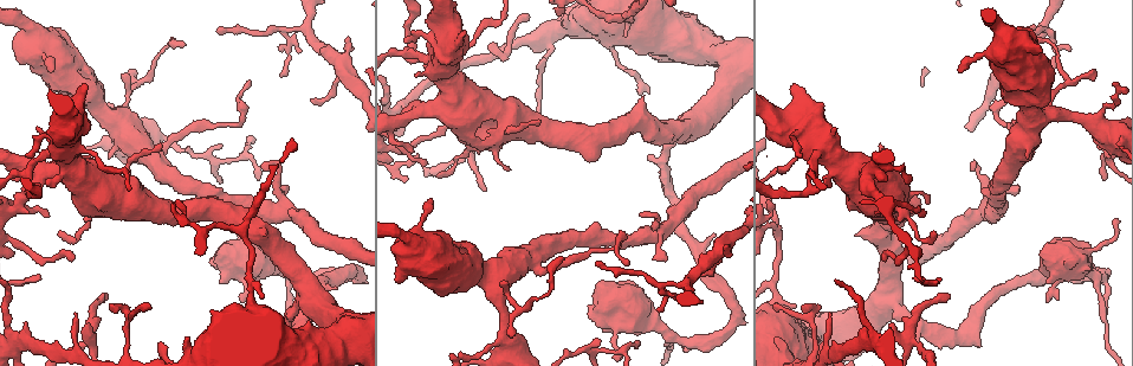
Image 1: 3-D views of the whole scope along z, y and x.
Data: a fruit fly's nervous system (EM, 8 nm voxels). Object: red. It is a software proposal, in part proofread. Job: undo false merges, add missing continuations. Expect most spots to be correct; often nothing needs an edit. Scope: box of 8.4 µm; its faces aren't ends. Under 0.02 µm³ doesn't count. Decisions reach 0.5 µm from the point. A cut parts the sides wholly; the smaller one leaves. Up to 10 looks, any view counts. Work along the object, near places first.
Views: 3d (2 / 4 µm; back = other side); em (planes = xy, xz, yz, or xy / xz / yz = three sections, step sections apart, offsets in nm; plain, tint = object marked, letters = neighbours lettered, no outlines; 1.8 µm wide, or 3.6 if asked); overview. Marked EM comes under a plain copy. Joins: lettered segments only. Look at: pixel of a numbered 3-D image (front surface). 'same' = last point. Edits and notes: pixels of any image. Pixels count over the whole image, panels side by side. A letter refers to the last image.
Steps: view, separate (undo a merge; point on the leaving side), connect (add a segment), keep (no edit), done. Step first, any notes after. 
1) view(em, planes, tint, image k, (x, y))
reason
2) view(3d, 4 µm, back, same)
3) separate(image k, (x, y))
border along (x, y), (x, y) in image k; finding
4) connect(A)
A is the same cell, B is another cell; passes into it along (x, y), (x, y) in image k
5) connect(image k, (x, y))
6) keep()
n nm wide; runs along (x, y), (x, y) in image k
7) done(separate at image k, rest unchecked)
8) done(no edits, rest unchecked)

view(3d, 2 µm, back, image 1, (890, 323))
free end

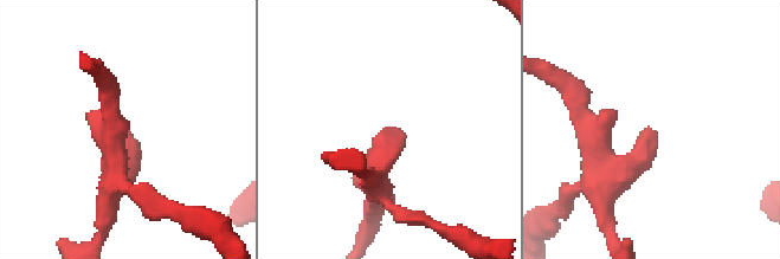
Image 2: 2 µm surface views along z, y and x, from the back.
view(em, yz, step 8, tint, image 2, (387, 130))
need the tissue

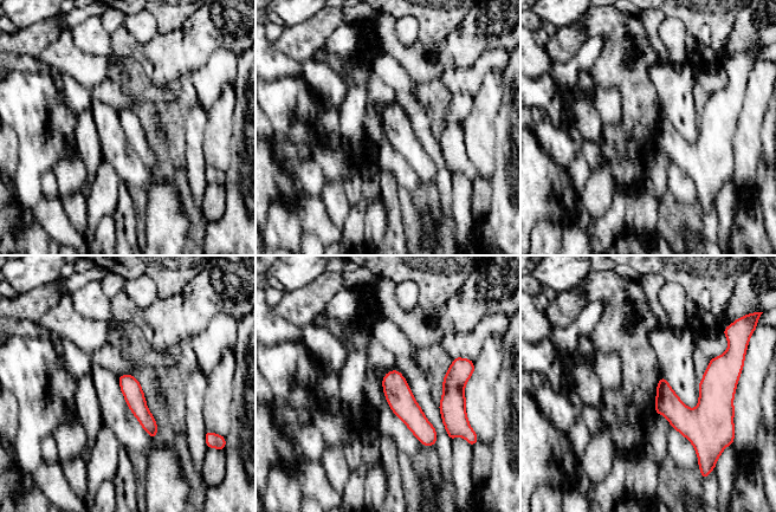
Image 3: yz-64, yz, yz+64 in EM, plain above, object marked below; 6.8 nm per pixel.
view(em, planes, letters, same)
cut it another way

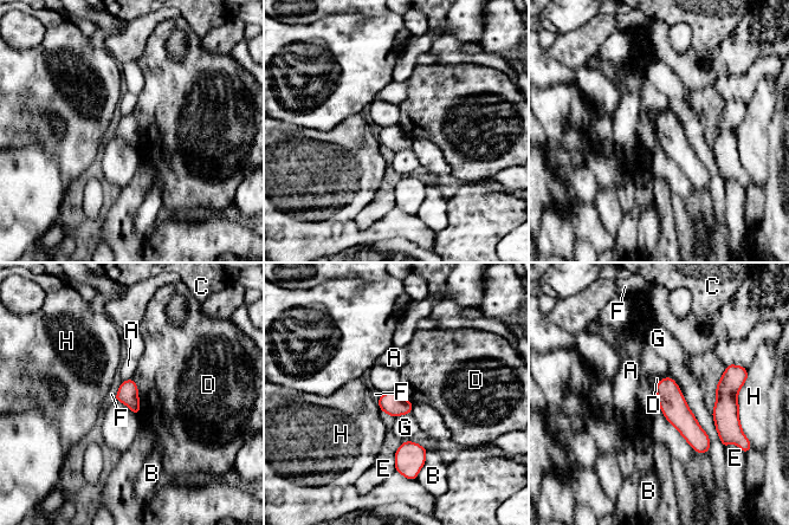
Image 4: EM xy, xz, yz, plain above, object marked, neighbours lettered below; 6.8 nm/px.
keep()
140 nm wide; A, B, C, D, E, F, G and H are other cells; border along (131, 378), (136, 386), (140, 400) in image 4; no lettered segment goes on from it

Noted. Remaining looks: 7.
view(em, 3.6 µm, xy, step 4, tint, image 1, (404, 119))
abrupt turn

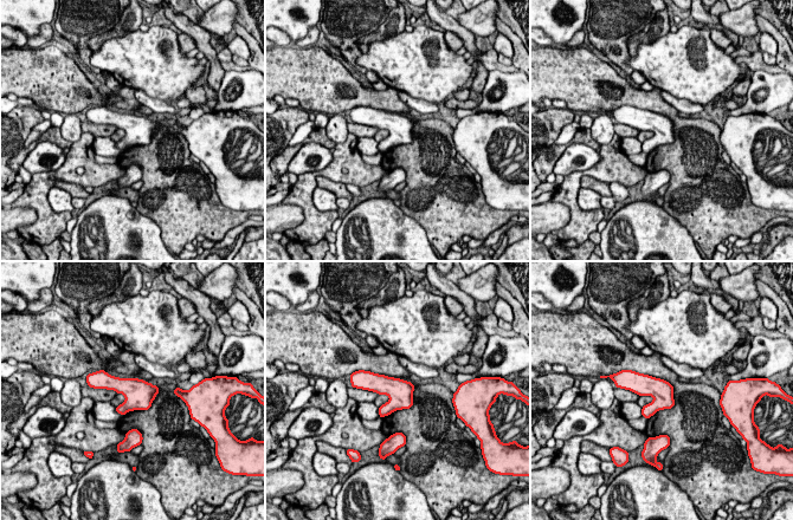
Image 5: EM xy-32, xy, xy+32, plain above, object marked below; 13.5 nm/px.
view(em, 3.6 µm, yz, step 16, letters, same)

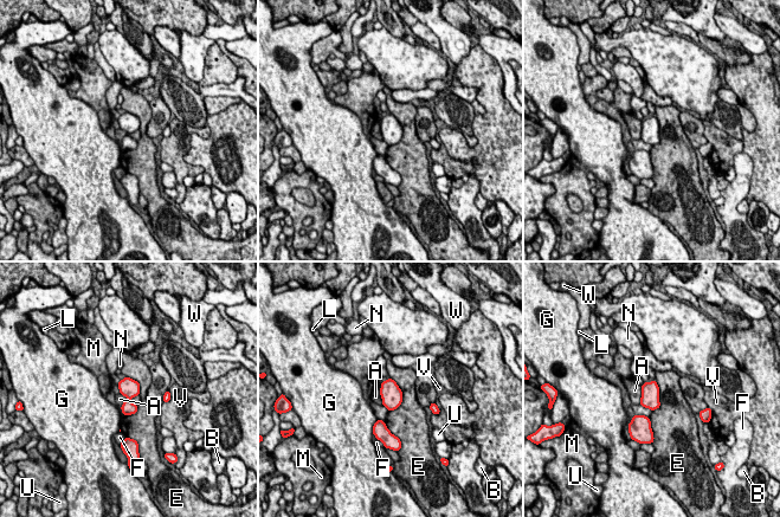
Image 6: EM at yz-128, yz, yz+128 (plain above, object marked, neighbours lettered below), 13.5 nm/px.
keep()
A, B, E, F, G, L, M, N, U, V and W are other cells; border along (390, 377), (401, 402), (388, 412) in image 6; all the same neuron

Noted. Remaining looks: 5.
view(3d, 4 µm, image 1, (111, 118))
sharp bend

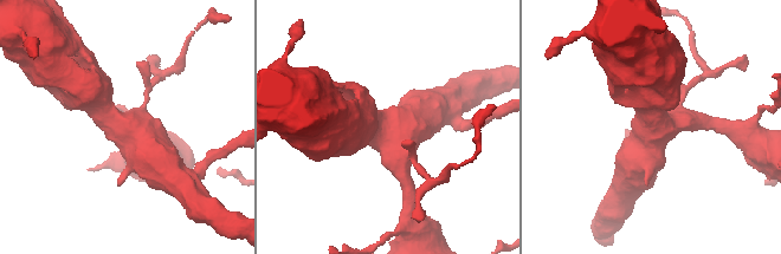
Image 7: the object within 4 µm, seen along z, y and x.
view(em, 3.6 µm, planes, tint, image 7, (656, 124))

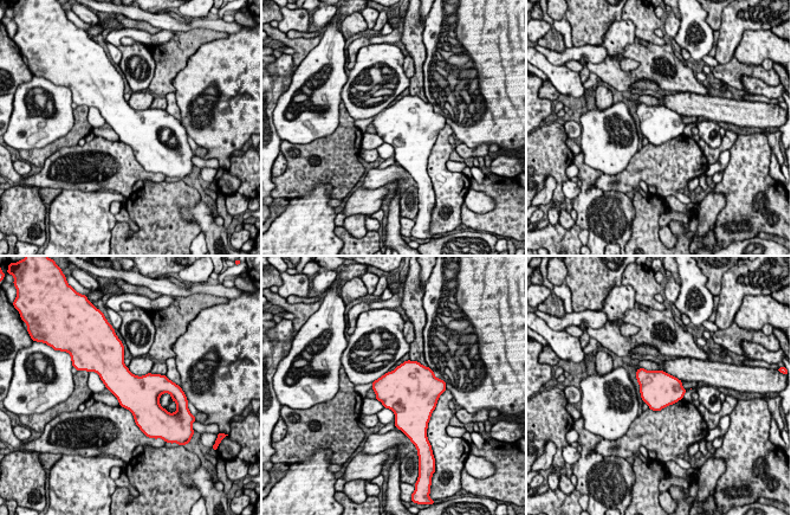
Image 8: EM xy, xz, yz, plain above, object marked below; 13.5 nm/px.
view(em, 3.6 µm, planes, letters, same)
what lies round it

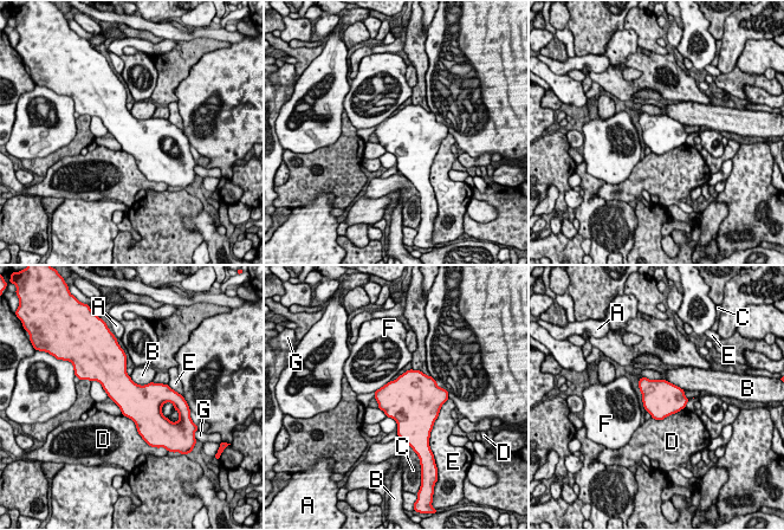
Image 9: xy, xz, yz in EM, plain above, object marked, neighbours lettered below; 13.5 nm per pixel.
keep()
B touches over 650 nm; A, B, C, D, E, F and G are other cells; border along (639, 379), (667, 380), (685, 389) in image 9; one neuron here

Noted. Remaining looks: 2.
view(em, 3.6 µm, planes, tint, image 1, (729, 244))
thin end

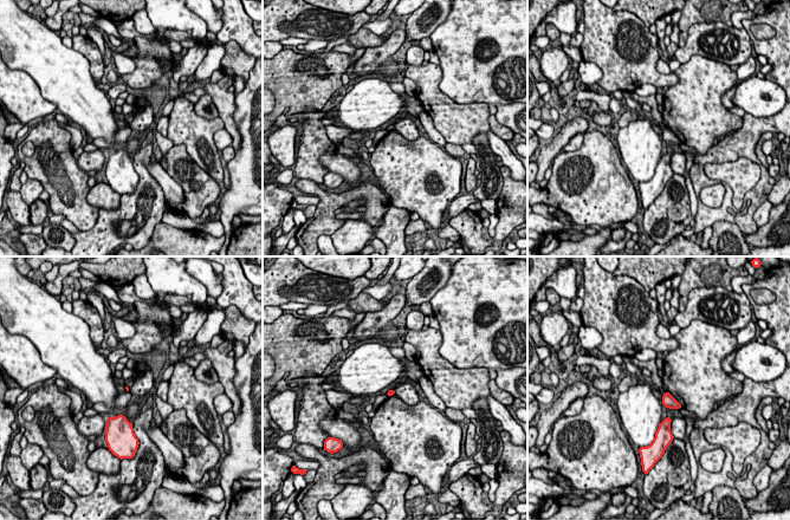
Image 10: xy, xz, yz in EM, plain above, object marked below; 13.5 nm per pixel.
view(em, 3.6 µm, planes, letters, same)
what lies round it

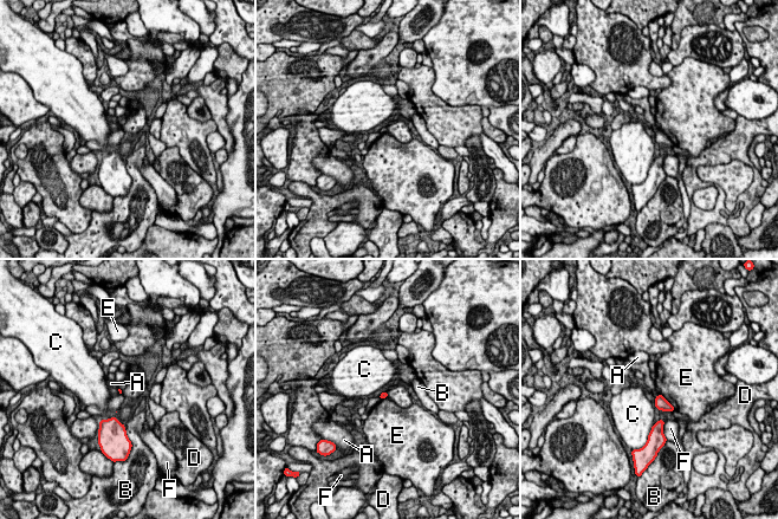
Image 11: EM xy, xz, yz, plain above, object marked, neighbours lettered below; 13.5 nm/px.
keep()
A, B, C, D, E and F are other cells; border along (660, 394), (675, 409) in image 11; none of them fits

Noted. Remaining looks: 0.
done(no edits, rest unchecked)

